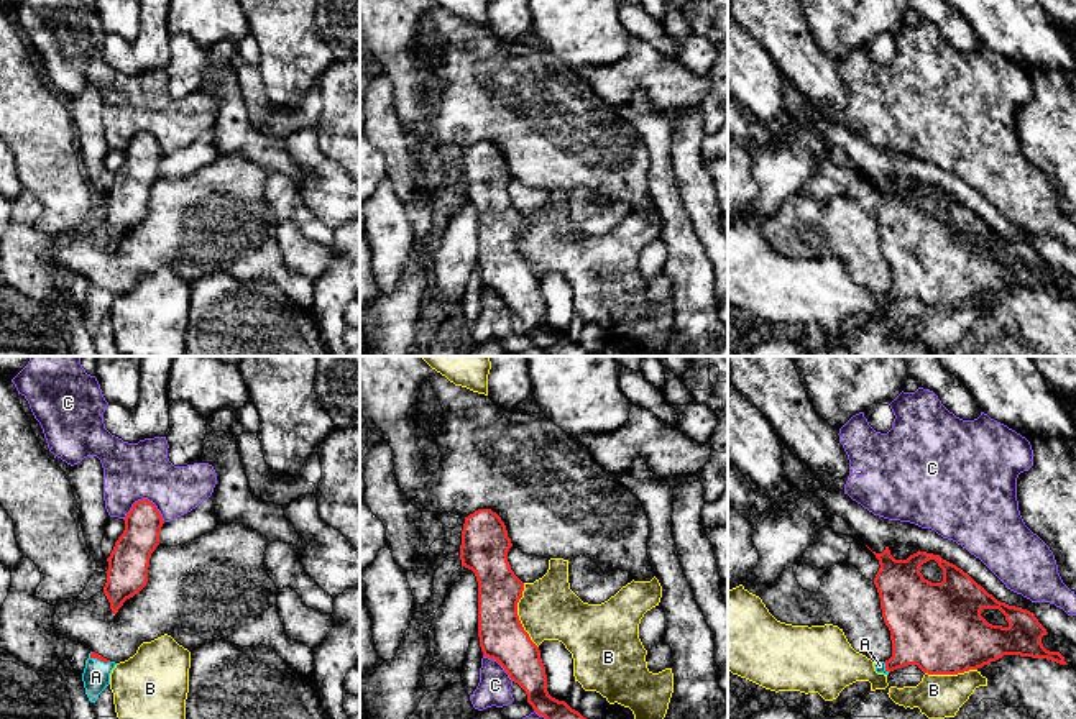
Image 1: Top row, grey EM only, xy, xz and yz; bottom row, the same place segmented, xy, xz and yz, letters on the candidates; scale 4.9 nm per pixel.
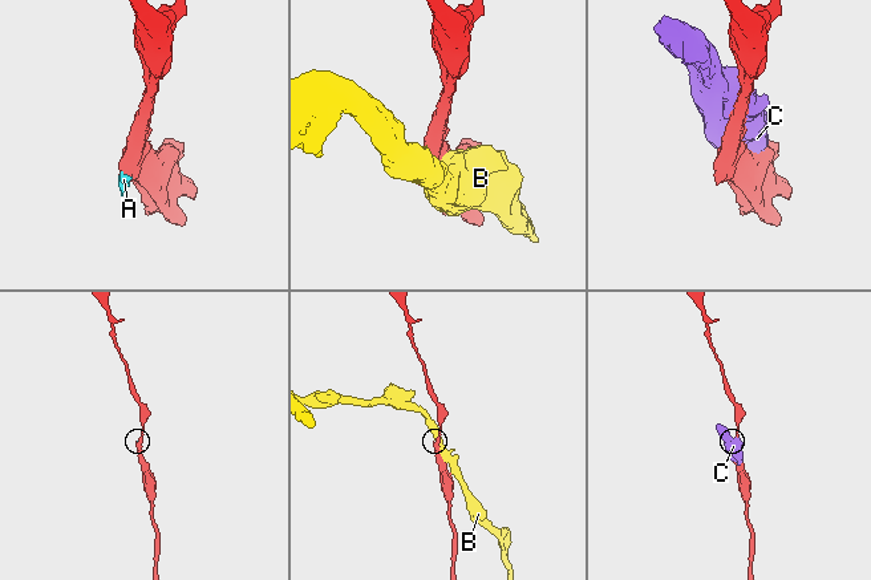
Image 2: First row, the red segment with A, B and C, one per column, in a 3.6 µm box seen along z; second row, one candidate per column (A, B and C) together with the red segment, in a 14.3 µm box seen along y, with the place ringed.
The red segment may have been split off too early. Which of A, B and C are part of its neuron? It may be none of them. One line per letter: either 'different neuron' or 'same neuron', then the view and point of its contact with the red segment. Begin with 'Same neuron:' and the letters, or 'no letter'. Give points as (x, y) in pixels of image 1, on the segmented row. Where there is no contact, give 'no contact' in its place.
Same neuron: A
A: same neuron; contact xy (99, 659)
B: different neuron; contact xz (518, 616)
C: different neuron; contact xy (145, 499)

